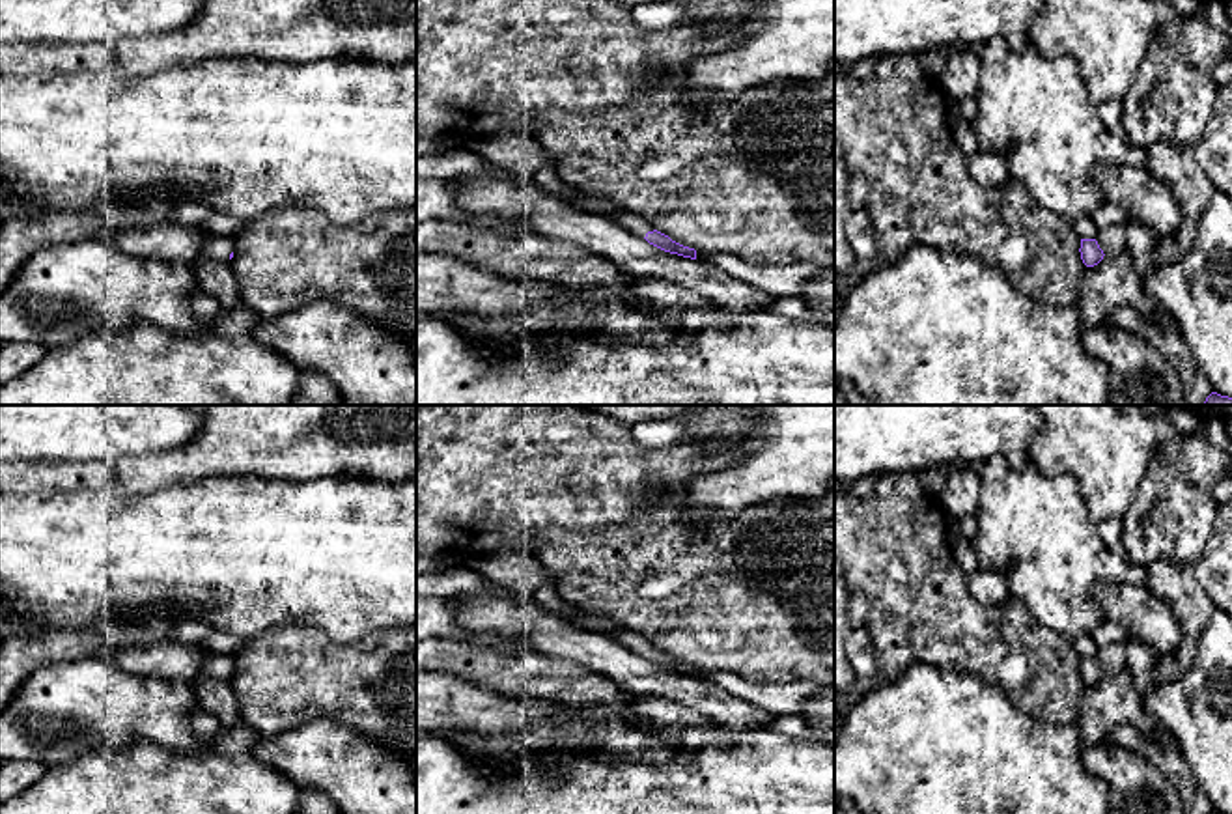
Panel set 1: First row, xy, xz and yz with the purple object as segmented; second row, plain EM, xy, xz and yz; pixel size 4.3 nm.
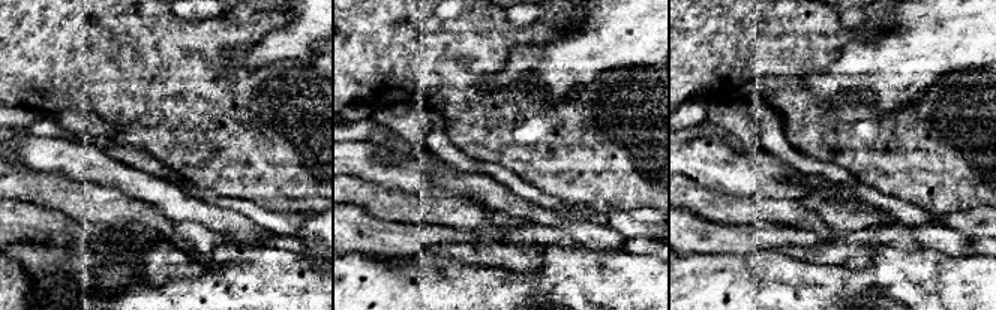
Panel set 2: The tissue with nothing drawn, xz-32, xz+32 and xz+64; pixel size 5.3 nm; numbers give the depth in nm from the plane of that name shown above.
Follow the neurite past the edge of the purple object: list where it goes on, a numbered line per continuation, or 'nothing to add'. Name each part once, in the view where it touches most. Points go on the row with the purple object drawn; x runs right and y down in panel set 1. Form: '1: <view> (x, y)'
1: xz (630, 221)

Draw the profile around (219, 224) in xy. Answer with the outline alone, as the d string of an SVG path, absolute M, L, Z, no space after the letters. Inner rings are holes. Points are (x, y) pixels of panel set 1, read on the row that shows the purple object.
M213 213L198 226L203 232L207 232L211 237L233 237L237 232L245 230L246 224L248 220L224 215L224 213Z

